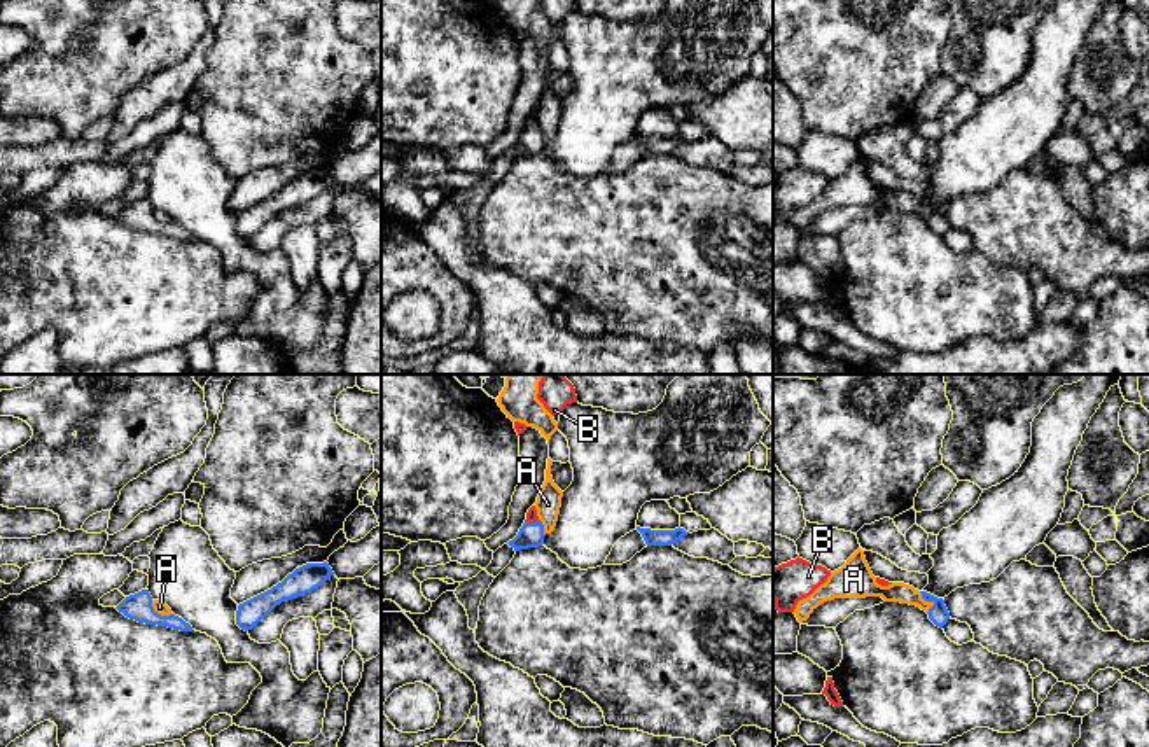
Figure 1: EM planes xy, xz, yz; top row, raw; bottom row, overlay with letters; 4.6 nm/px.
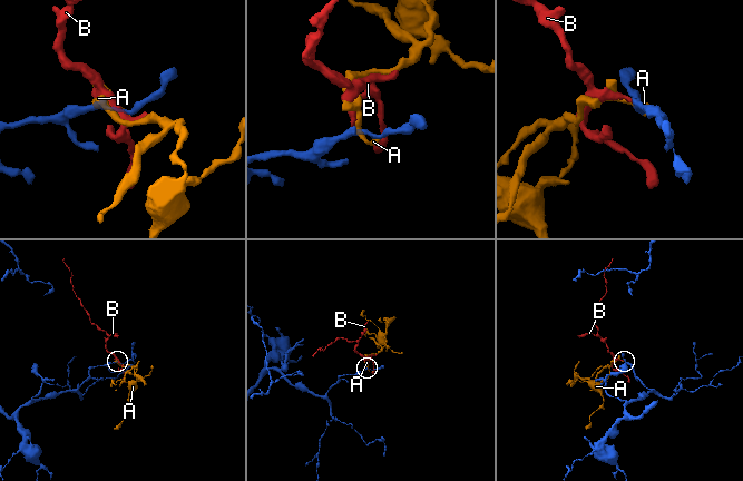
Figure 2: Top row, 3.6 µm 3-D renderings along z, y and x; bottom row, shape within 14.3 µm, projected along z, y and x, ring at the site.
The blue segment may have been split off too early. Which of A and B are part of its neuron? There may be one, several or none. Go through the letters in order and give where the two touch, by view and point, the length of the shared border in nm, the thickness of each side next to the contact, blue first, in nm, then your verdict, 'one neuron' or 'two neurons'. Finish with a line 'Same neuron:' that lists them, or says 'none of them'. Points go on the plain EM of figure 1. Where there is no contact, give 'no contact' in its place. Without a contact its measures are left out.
A: contact xy (160, 223); length 120 nm; calibres 120 and 60 nm; two neurons
B: contact xz (530, 132); length 70 nm; calibres 110 and 50 nm; one neuron
Same neuron: B

